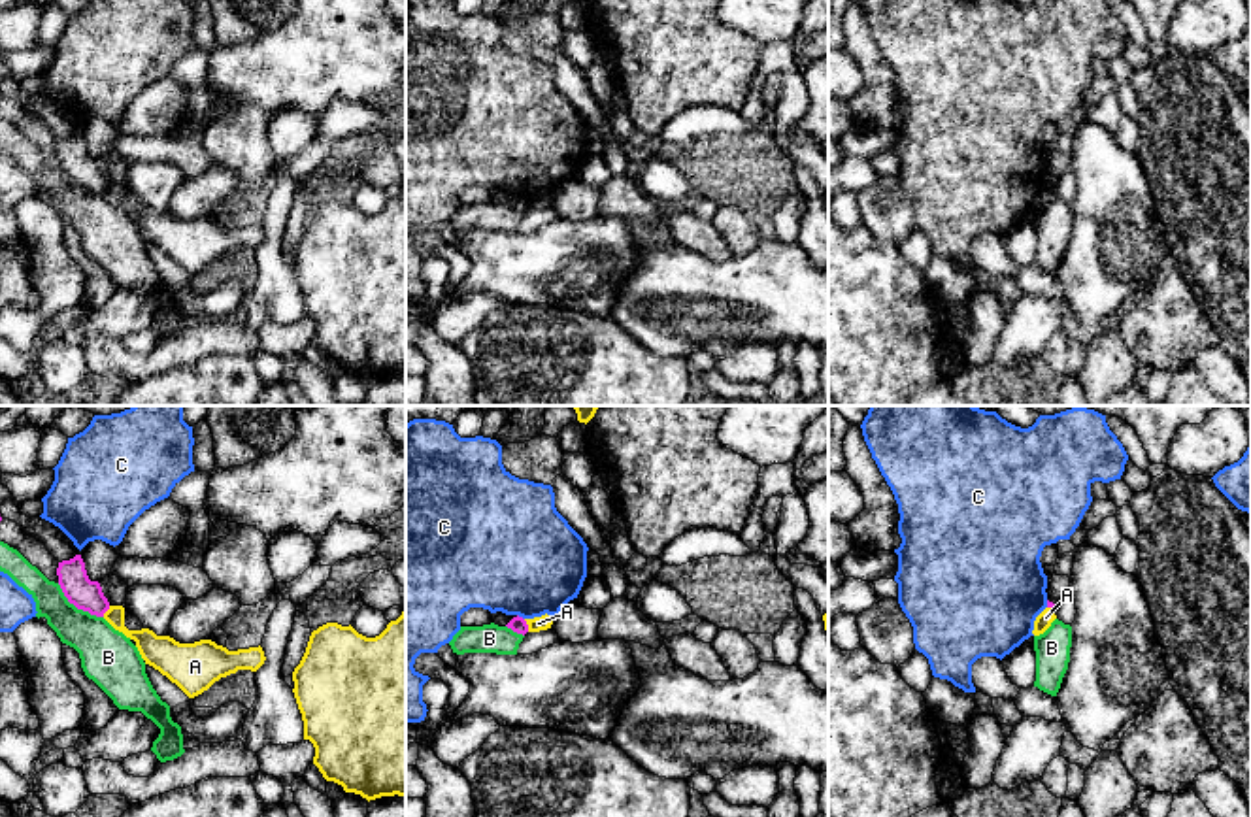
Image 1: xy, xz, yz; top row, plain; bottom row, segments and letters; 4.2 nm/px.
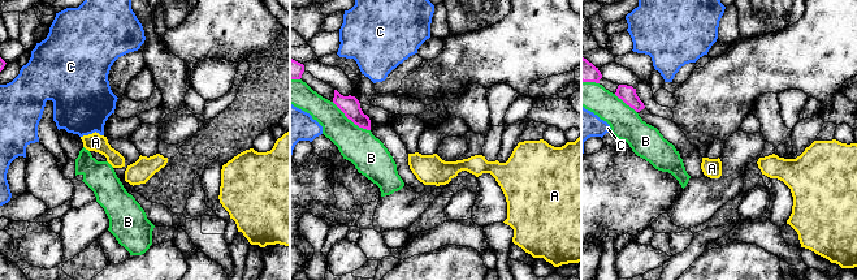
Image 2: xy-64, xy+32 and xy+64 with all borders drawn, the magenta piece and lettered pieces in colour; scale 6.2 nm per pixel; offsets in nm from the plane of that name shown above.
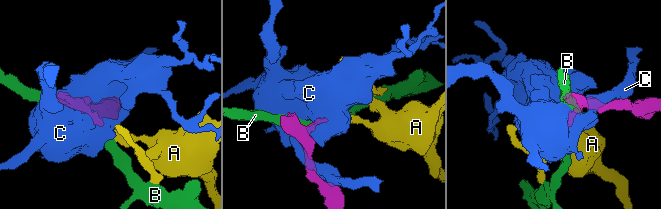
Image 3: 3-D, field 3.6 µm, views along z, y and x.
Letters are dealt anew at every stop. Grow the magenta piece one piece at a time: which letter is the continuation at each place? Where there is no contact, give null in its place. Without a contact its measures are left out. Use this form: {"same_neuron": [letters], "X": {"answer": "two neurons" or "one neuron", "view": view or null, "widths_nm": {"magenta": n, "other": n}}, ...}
{"same_neuron": [], "A": {"answer": "two neurons", "view": "xz", "widths_nm": {"magenta": 70, "other": 60}}, "B": {"answer": "two neurons", "view": "xy", "widths_nm": {"magenta": 130, "other": 240}}, "C": {"answer": "two neurons", "view": "xz", "widths_nm": {"magenta": 70, "other": 480}}}

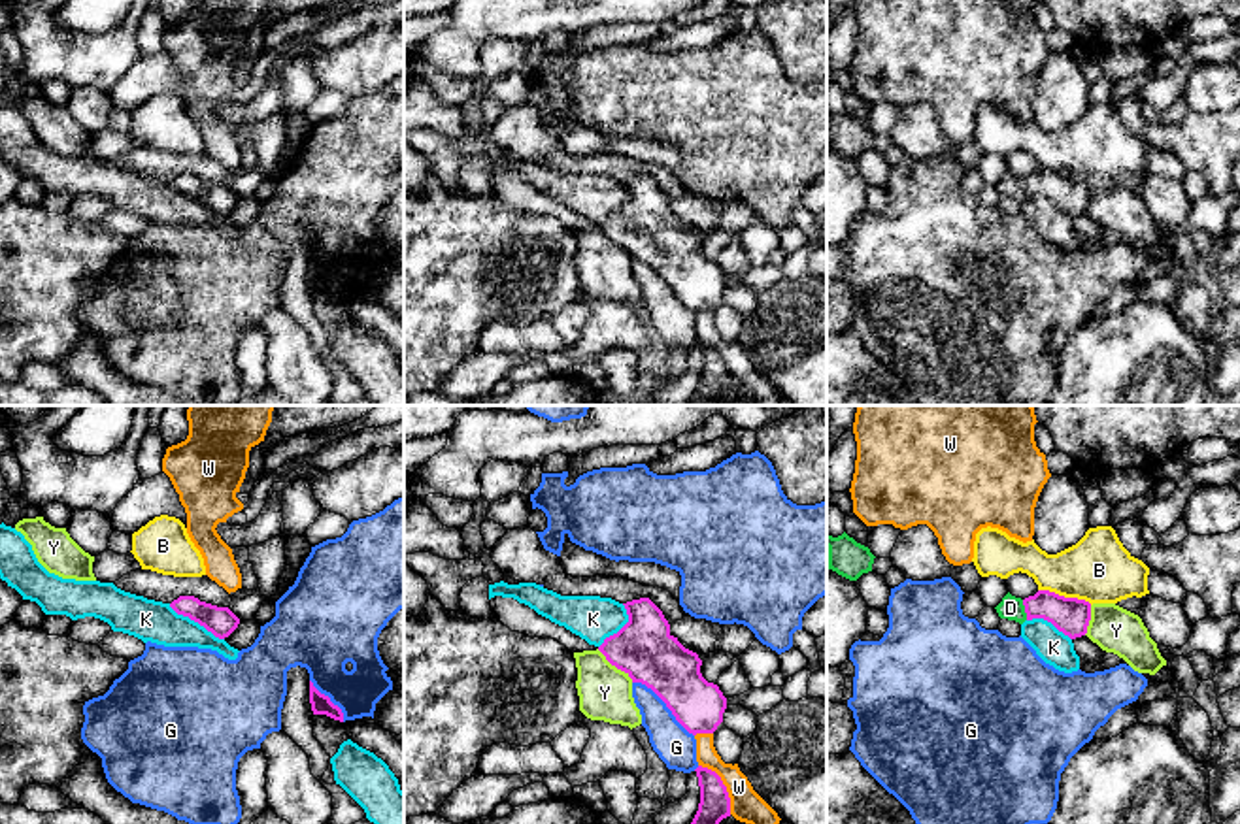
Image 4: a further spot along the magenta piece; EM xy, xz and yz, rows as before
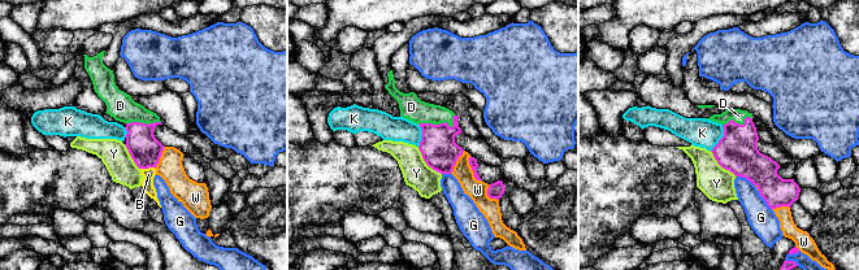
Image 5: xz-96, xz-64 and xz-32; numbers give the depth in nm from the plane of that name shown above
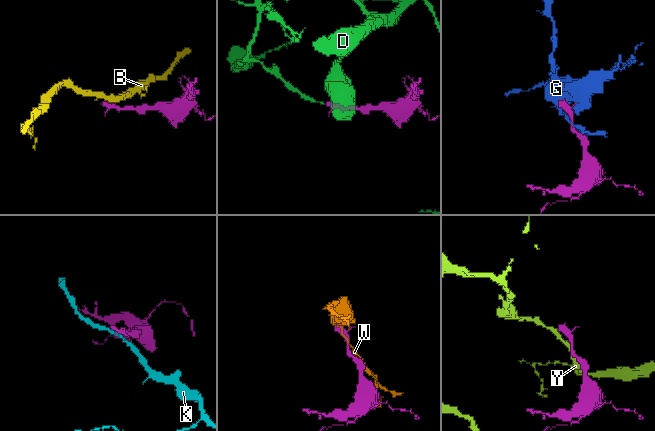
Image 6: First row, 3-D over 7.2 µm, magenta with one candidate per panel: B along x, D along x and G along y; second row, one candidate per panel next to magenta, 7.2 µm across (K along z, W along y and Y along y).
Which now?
{"same_neuron": ["D"], "B": {"answer": "two neurons", "view": "yz", "widths_nm": {"magenta": 160, "other": 280}}, "D": {"answer": "one neuron", "view": "yz", "widths_nm": {"magenta": 160, "other": 100}}, "G": {"answer": "two neurons", "view": "xz", "widths_nm": {"magenta": 260, "other": 170}}, "K": {"answer": "two neurons", "view": "xy", "widths_nm": {"magenta": 120, "other": 180}}, "W": {"answer": "two neurons", "view": "xz", "widths_nm": {"magenta": 130, "other": 140}}, "Y": {"answer": "two neurons", "view": "xz", "widths_nm": {"magenta": 260, "other": 220}}}

